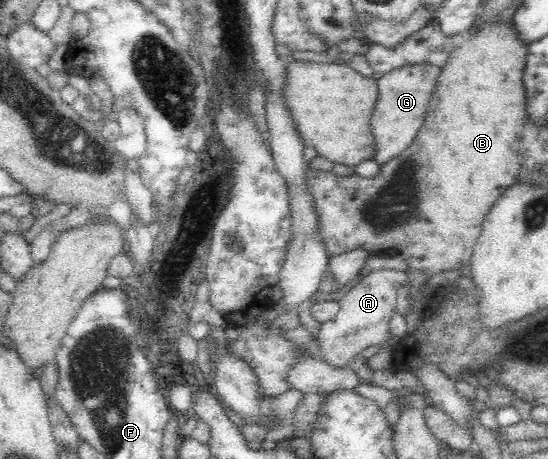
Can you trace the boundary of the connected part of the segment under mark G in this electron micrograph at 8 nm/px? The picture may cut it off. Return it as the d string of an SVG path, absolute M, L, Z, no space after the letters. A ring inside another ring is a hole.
M420 62L390 70L376 80L380 98L371 116L372 132L378 149L373 158L375 163L382 166L390 162L393 157L402 154L413 144L426 120L426 113L439 73L439 66Z

